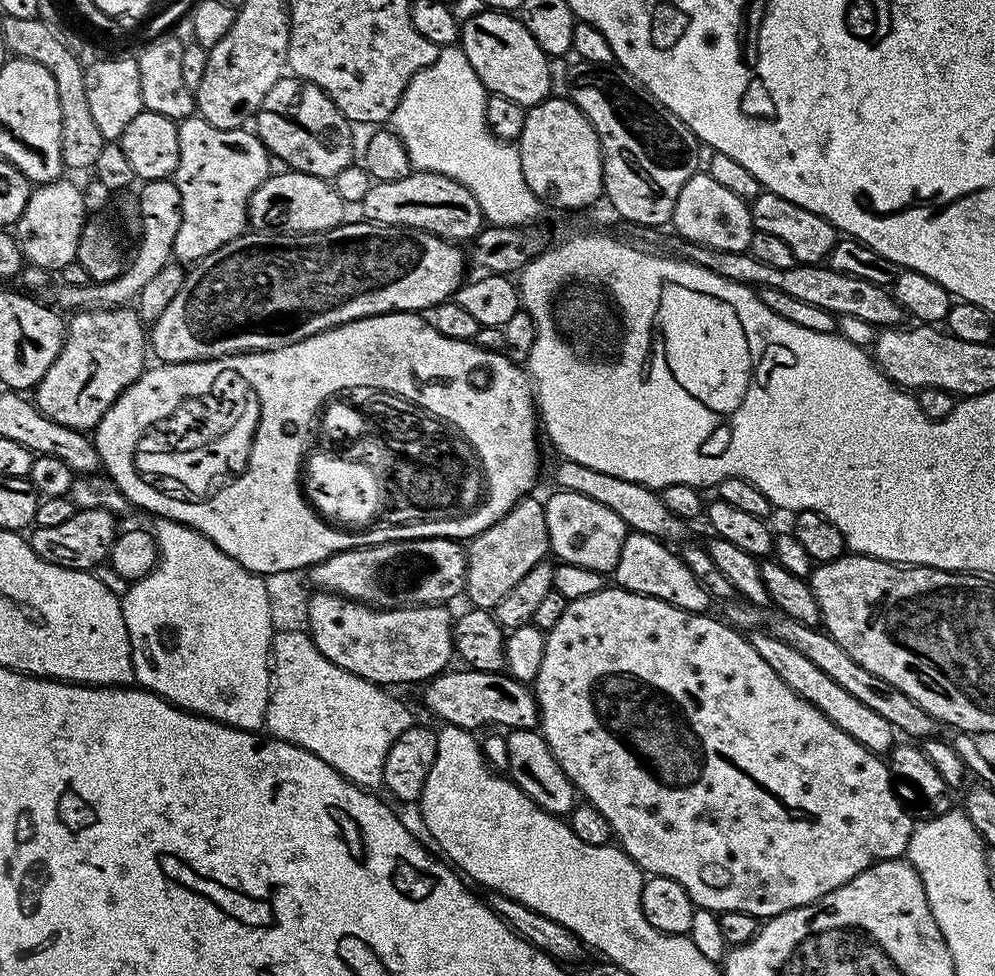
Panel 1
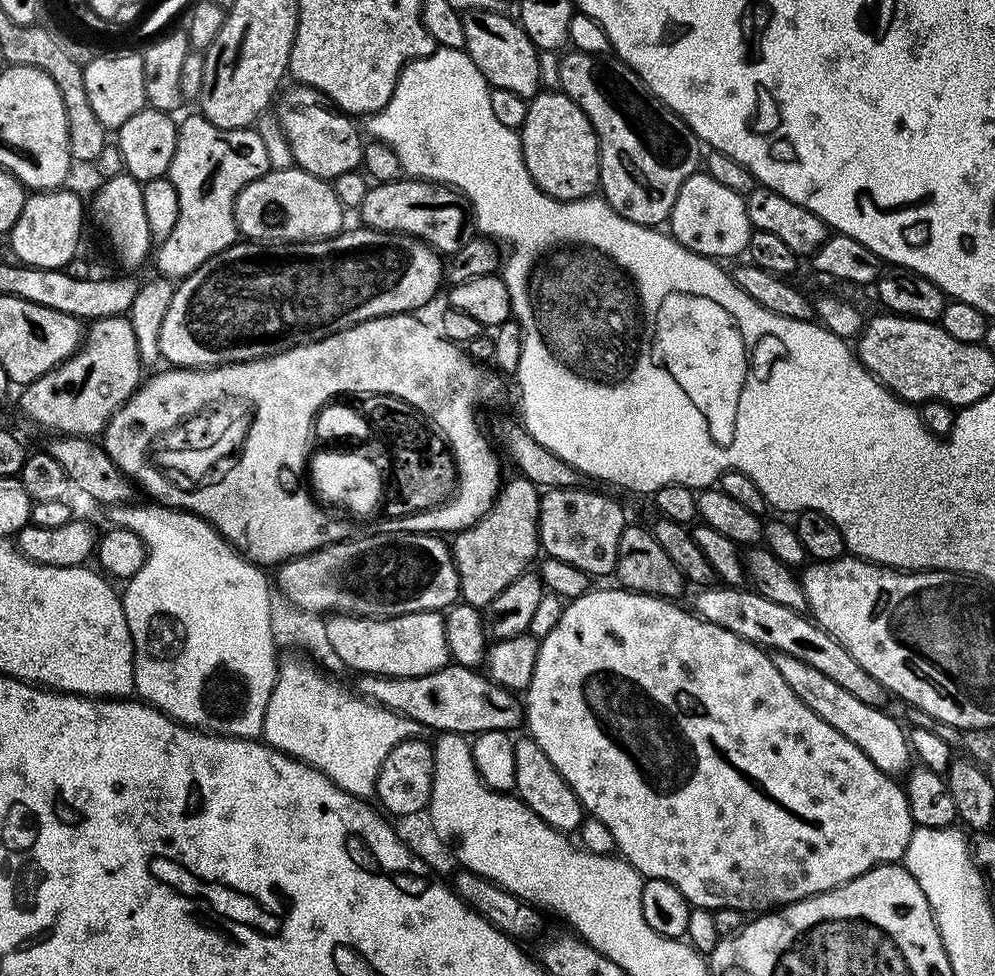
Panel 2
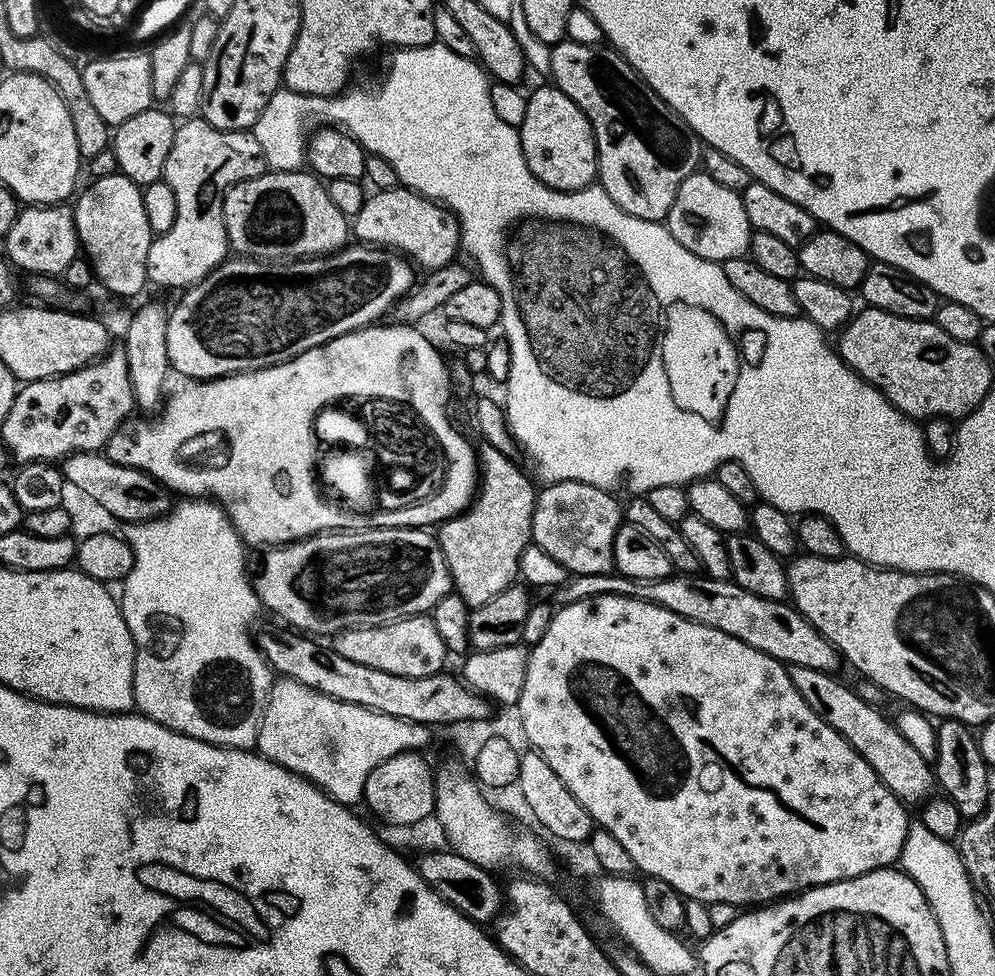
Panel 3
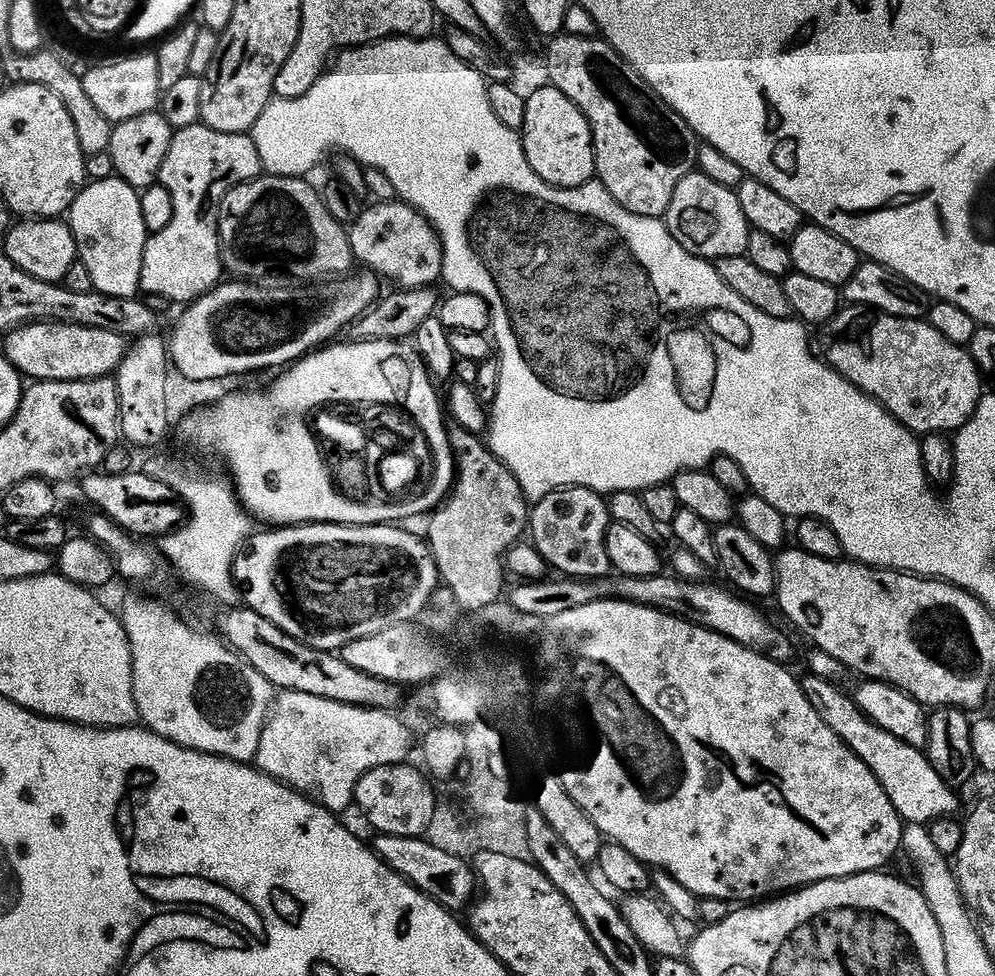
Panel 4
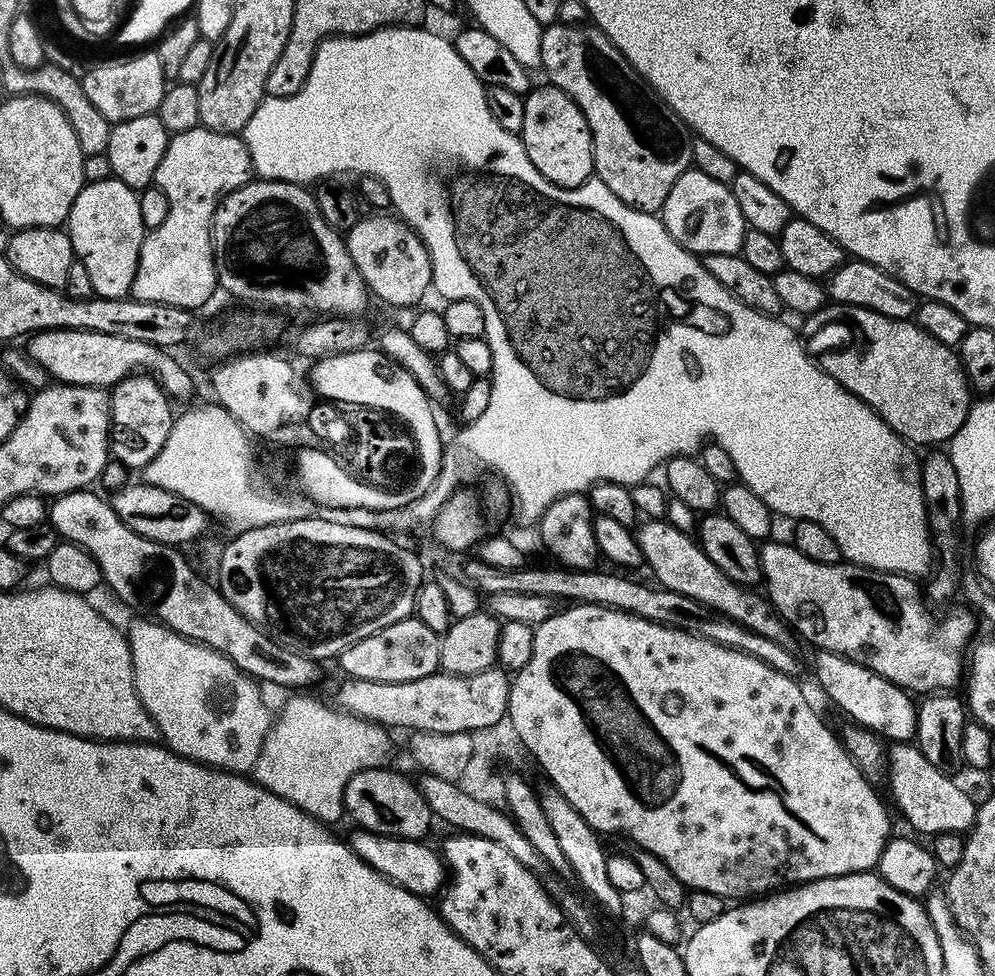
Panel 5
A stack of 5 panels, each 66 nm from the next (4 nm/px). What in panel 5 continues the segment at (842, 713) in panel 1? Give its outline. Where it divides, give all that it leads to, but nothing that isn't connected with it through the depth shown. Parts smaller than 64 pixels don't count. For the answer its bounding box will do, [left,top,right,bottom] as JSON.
[886,743,977,838]

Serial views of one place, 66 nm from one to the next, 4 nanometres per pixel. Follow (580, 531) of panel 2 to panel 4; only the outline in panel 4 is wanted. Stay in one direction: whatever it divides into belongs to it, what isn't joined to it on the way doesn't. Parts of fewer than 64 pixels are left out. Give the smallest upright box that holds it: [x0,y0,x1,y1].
[529,485,611,579]

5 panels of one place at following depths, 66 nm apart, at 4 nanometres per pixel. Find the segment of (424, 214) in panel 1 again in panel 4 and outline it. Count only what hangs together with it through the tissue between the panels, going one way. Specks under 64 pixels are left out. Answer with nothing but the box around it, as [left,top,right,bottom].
[347,200,442,288]

